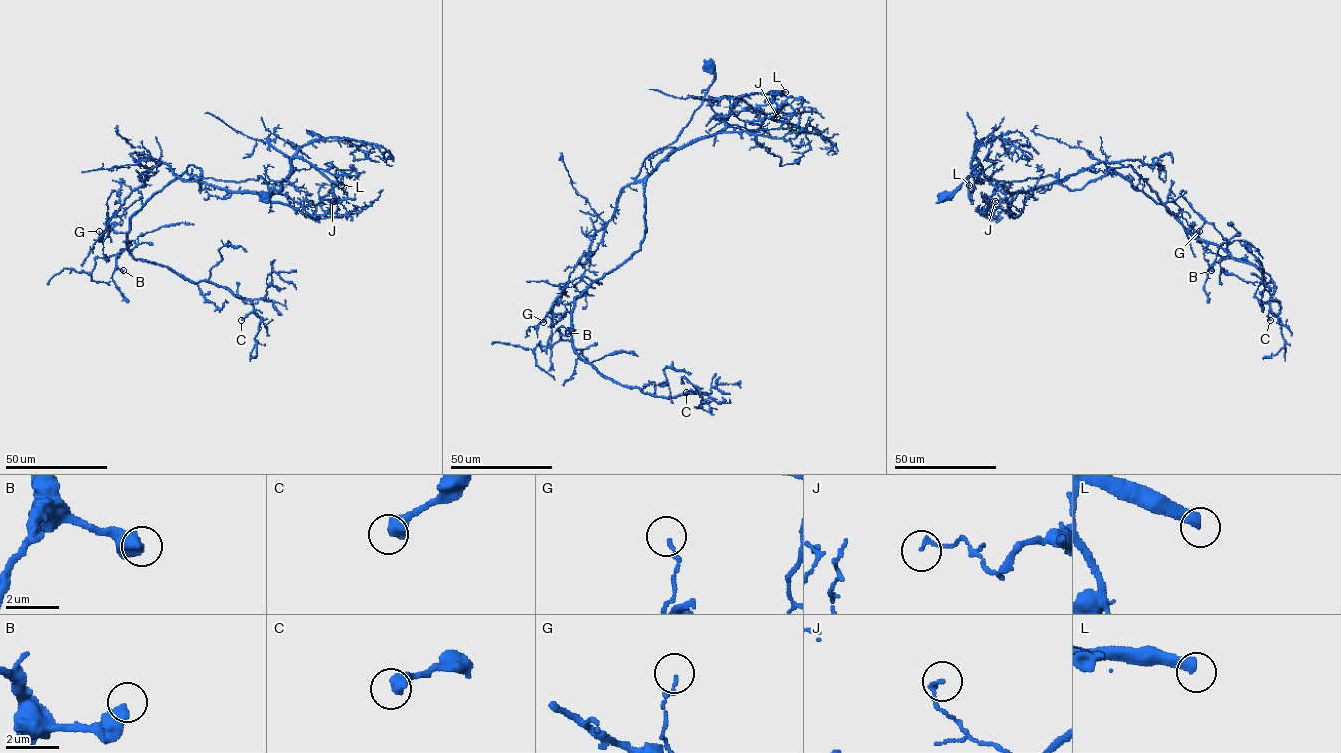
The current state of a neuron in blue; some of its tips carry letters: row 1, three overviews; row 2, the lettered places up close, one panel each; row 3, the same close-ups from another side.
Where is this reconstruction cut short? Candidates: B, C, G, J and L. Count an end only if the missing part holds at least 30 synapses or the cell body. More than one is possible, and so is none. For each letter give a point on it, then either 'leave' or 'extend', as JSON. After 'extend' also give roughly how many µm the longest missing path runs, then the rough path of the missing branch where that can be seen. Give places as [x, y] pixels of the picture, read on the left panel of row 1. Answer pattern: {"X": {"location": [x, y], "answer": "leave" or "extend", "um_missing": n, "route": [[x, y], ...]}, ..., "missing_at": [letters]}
{"B": {"location": [123, 270], "answer": "leave"}, "C": {"location": [241, 320], "answer": "leave"}, "G": {"location": [99, 231], "answer": "leave"}, "J": {"location": [333, 201], "answer": "leave"}, "L": {"location": [341, 185], "answer": "extend", "um_missing": 45, "route": [[341, 185], [353, 190], [386, 190], [392, 183], [394, 173]]}, "missing_at": ["L"]}

